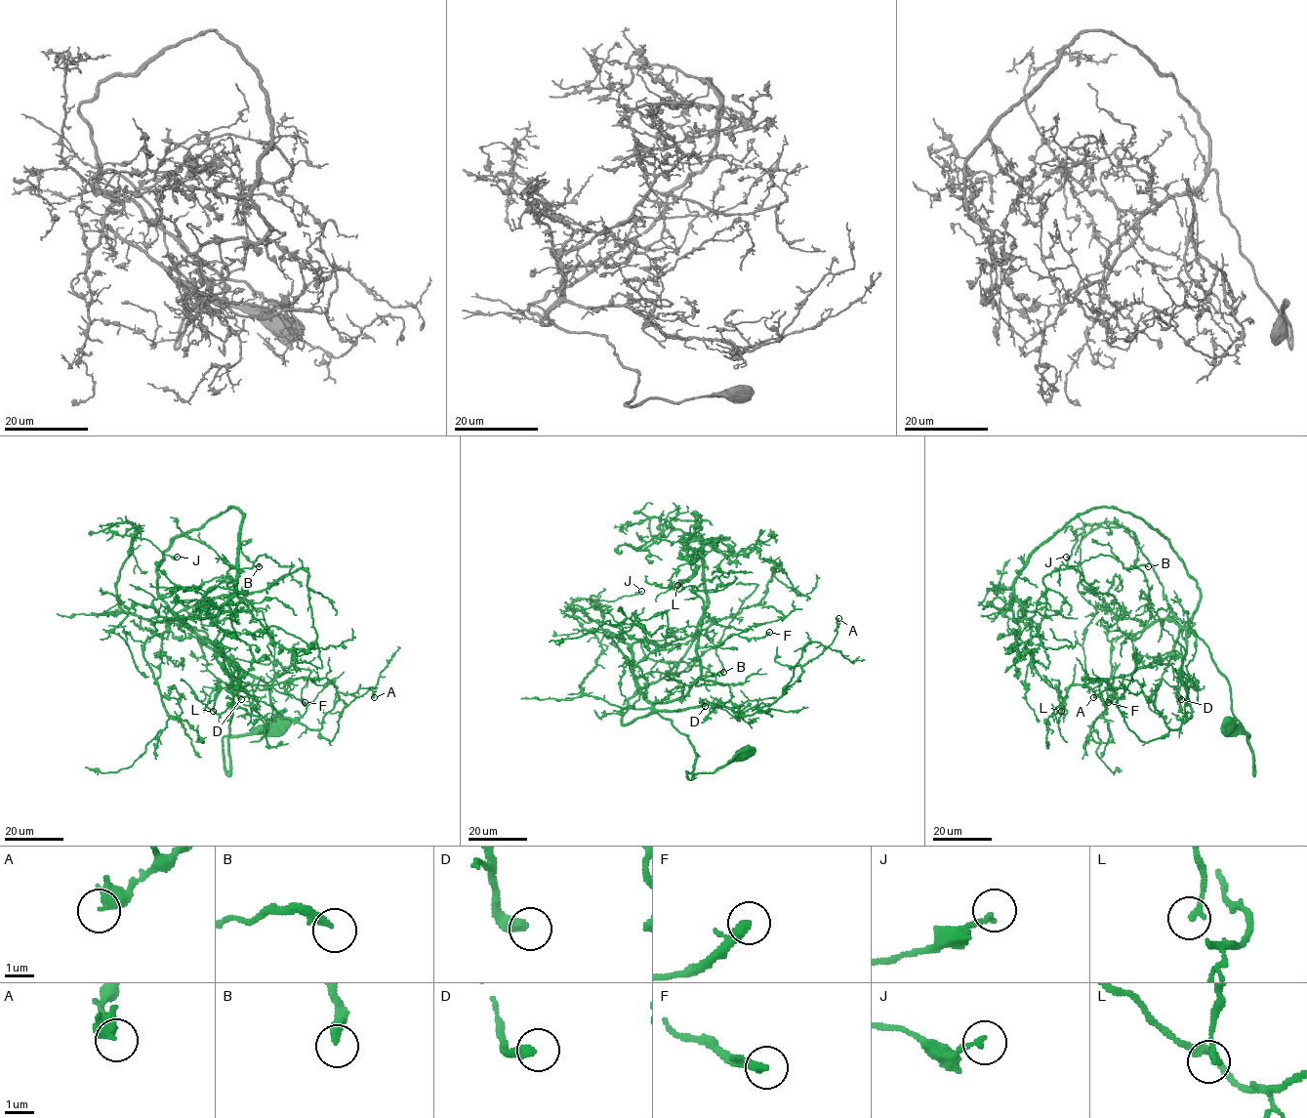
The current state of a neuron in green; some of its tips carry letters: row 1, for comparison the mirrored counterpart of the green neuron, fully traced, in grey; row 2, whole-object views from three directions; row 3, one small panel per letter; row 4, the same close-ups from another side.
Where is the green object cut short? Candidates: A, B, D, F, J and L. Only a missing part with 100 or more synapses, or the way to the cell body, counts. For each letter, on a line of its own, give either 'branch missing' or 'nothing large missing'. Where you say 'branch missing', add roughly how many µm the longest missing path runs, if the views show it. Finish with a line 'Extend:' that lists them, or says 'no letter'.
A: nothing large missing
B: nothing large missing
D: nothing large missing
F: nothing large missing
J: nothing large missing
L: nothing large missing
Extend: no letter

